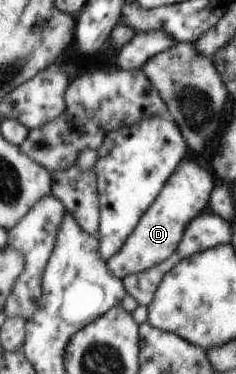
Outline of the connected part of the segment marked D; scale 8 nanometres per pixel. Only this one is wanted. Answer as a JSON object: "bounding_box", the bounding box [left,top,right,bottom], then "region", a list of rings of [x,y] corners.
{"bounding_box":[106,158,214,280],"region":[[[186,158],[178,164],[178,172],[170,176],[170,184],[166,184],[166,192],[161,192],[158,200],[144,215],[130,240],[118,255],[106,261],[107,268],[113,276],[122,280],[164,263],[180,246],[185,229],[202,211],[208,210],[209,200],[214,189],[214,174],[202,166],[198,160]]]}

